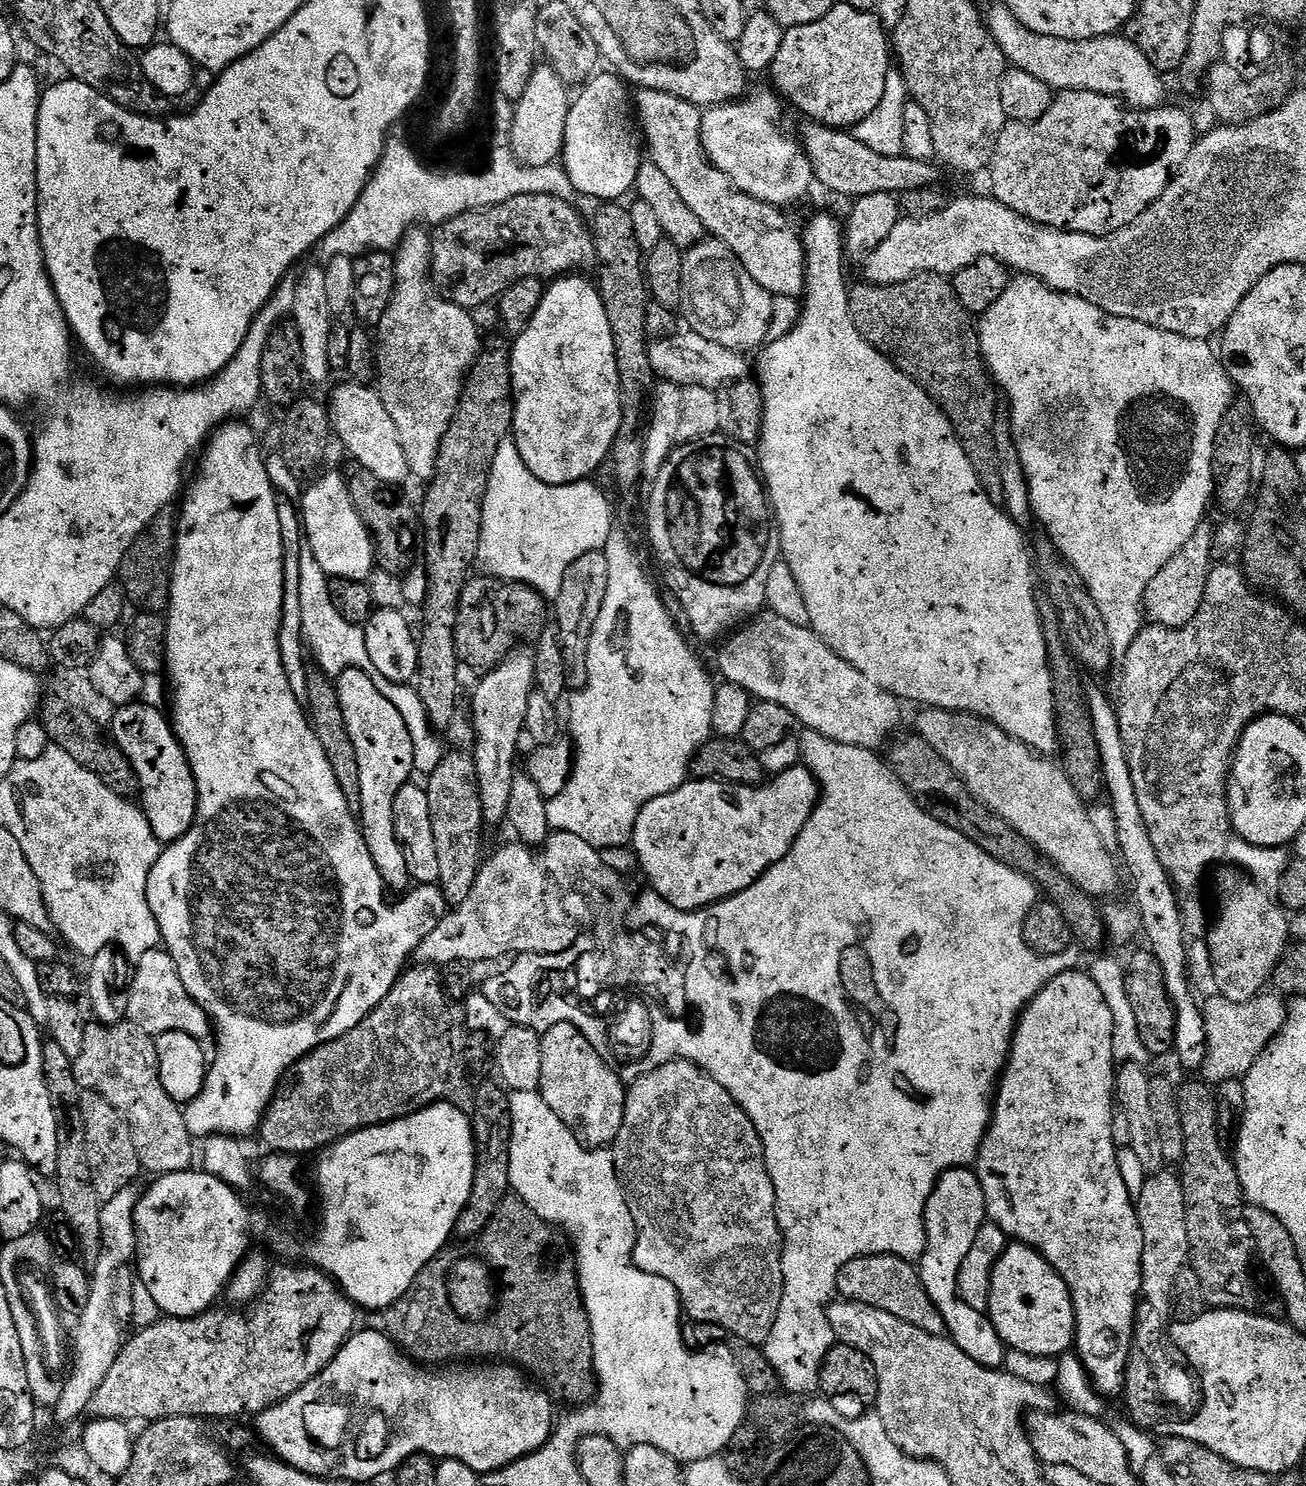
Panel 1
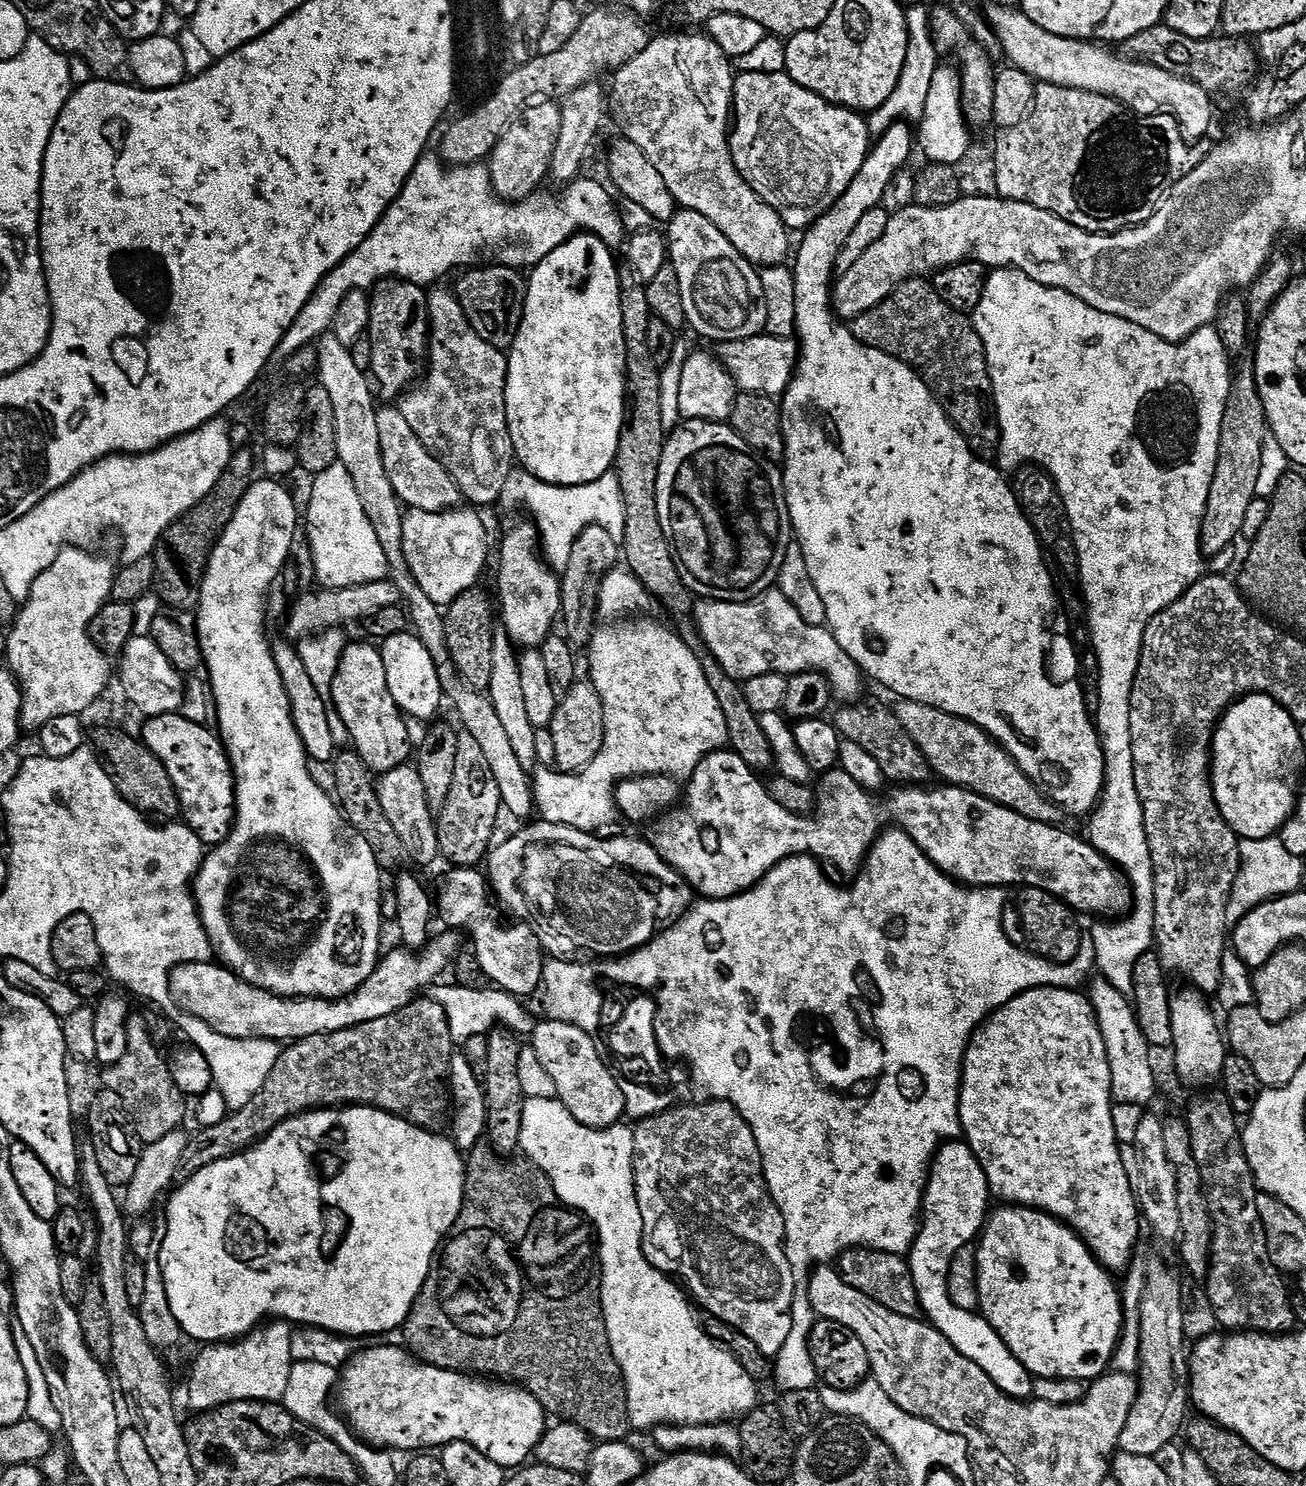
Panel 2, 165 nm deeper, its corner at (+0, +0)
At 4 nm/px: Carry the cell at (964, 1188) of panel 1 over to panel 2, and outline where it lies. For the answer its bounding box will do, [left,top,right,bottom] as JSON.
[907,1143,1033,1400]

